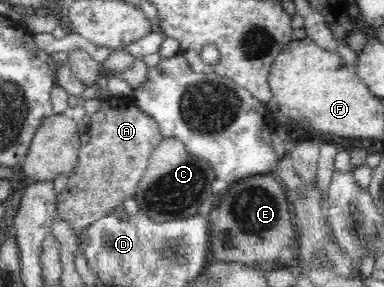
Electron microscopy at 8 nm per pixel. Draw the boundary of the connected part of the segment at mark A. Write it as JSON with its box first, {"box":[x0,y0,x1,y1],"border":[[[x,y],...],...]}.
{"box":[56,96,164,244],"border":[[[113,96],[105,98],[100,109],[90,116],[87,134],[89,141],[77,150],[77,164],[68,177],[66,189],[56,201],[58,217],[68,221],[70,227],[76,229],[76,235],[85,231],[83,244],[86,231],[96,221],[122,206],[130,195],[135,195],[152,151],[164,138],[155,118],[141,110],[134,99]]]}

